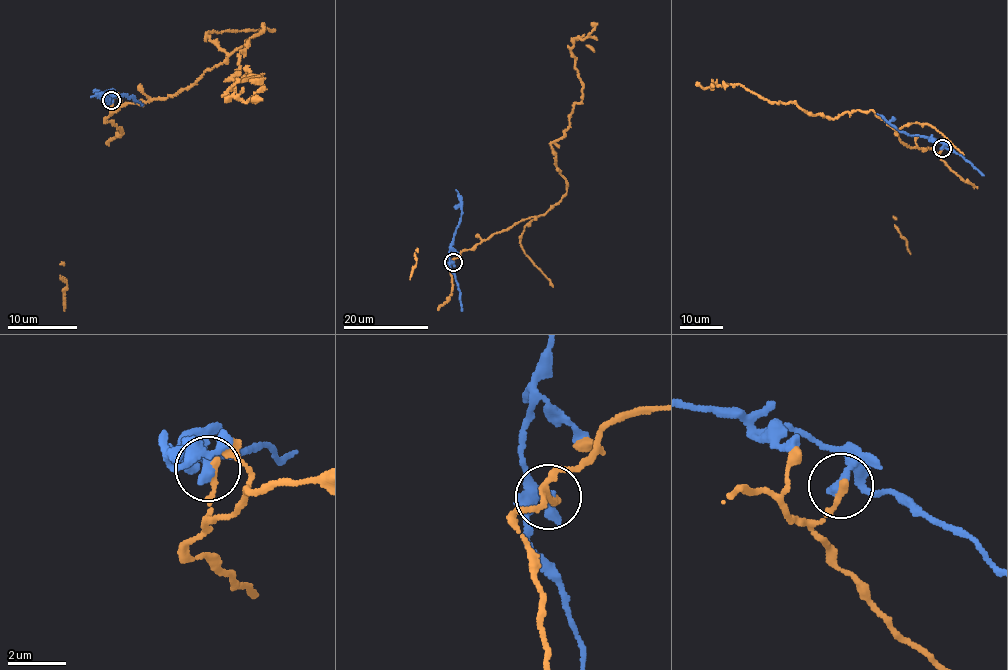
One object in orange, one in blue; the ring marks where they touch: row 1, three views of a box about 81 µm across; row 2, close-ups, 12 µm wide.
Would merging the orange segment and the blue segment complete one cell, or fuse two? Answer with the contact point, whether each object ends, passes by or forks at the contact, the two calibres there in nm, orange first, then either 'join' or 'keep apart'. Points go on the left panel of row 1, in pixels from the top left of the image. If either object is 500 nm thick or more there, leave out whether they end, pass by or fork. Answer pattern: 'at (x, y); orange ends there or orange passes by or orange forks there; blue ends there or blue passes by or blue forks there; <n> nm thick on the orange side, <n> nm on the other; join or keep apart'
at (111, 100); orange ends there; blue ends there; 260 nm thick on the orange side, 360 nm on the other; keep apart

